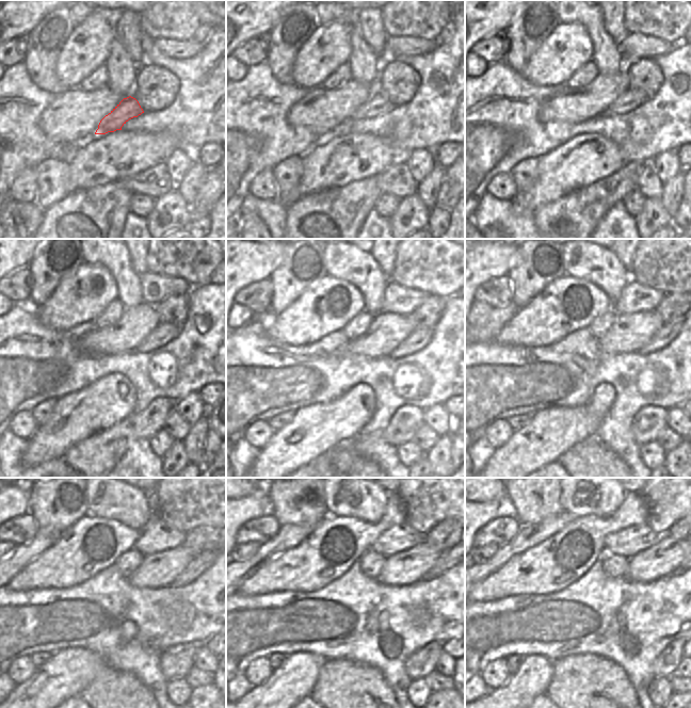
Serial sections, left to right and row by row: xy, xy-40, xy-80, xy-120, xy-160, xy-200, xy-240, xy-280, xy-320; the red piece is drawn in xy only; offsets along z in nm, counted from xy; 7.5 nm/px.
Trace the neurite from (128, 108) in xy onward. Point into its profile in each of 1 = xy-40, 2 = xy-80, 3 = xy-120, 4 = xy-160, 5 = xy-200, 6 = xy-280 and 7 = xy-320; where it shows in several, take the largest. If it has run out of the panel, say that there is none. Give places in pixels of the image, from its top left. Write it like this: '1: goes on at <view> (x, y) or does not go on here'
1: goes on at xy-40 (379, 103)
2: goes on at xy-80 (631, 99)
3: goes on at xy-120 (162, 334)
4: goes on at xy-160 (421, 337)
5: goes on at xy-200 (668, 333)
6: goes on at xy-280 (443, 563)
7: goes on at xy-320 (681, 565)

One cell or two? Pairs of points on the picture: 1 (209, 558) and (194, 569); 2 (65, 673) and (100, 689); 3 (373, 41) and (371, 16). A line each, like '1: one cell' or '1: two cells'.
1: one cell
2: two cells
3: one cell

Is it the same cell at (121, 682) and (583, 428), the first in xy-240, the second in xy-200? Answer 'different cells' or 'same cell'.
different cells

